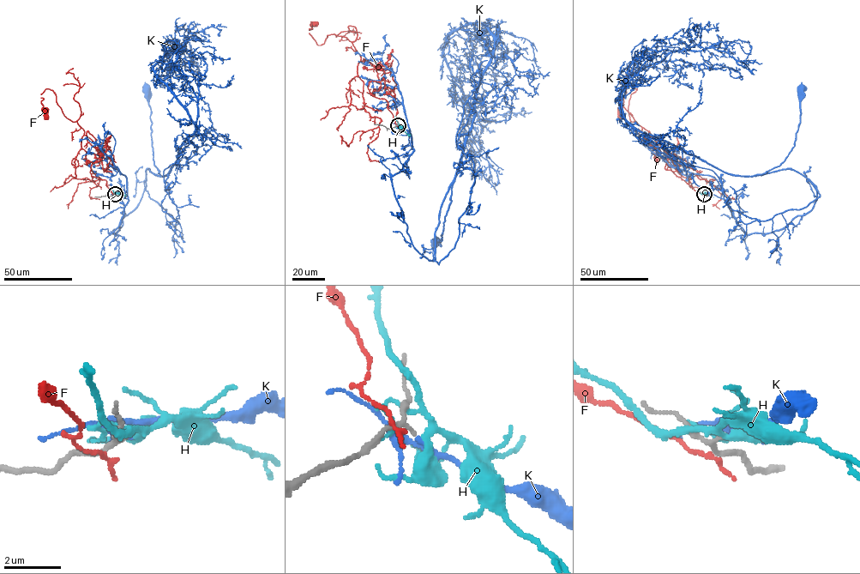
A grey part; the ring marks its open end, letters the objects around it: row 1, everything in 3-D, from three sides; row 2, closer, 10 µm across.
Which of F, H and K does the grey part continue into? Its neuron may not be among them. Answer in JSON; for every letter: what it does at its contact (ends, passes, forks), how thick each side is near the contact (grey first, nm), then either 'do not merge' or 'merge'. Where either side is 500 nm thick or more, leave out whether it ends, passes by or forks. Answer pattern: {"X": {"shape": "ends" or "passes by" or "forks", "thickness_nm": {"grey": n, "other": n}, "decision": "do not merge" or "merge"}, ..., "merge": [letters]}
{"F": {"shape": "passes by", "thickness_nm": {"grey": 180, "other": 140}, "decision": "do not merge"}, "H": {"shape": "passes by", "thickness_nm": {"grey": 190, "other": 100}, "decision": "do not merge"}, "K": {"shape": "passes by", "thickness_nm": {"grey": 130, "other": 110}, "decision": "merge"}, "merge": ["K"]}

